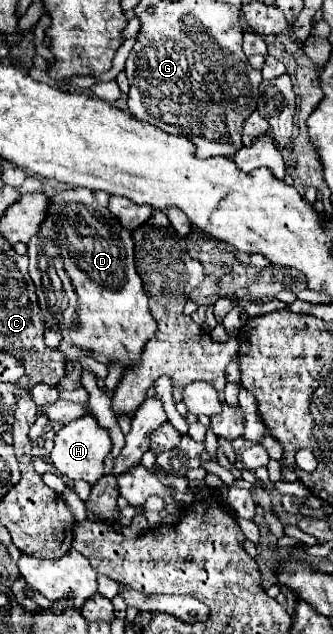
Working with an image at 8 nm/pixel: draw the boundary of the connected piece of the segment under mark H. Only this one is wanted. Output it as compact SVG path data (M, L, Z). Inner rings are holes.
M89 410L85 418L77 418L77 422L67 422L57 434L55 434L55 446L51 450L51 462L55 468L63 474L67 474L71 480L85 480L89 484L95 484L103 476L103 460L111 452L111 438L107 428L99 426L97 418Z

